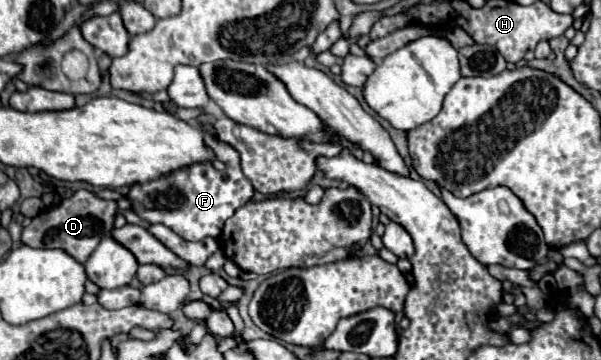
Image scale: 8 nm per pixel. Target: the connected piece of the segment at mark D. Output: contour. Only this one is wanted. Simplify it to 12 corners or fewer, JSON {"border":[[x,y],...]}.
{"border":[[79,189],[23,229],[29,247],[85,263],[117,205]]}

